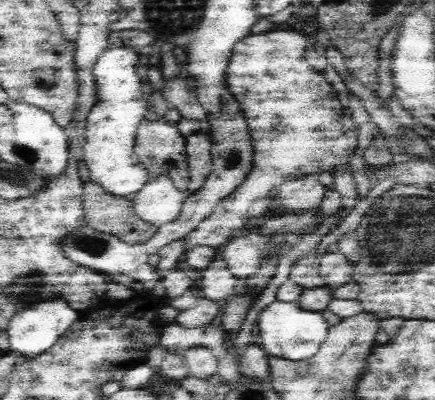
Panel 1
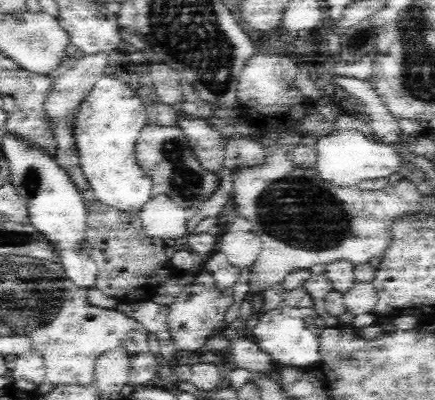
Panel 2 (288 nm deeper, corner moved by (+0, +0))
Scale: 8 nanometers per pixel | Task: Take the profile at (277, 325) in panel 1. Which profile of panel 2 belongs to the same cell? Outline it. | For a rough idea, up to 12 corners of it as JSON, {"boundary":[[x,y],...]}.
{"boundary":[[282,304],[260,314],[252,340],[272,360],[310,368],[324,320]]}

